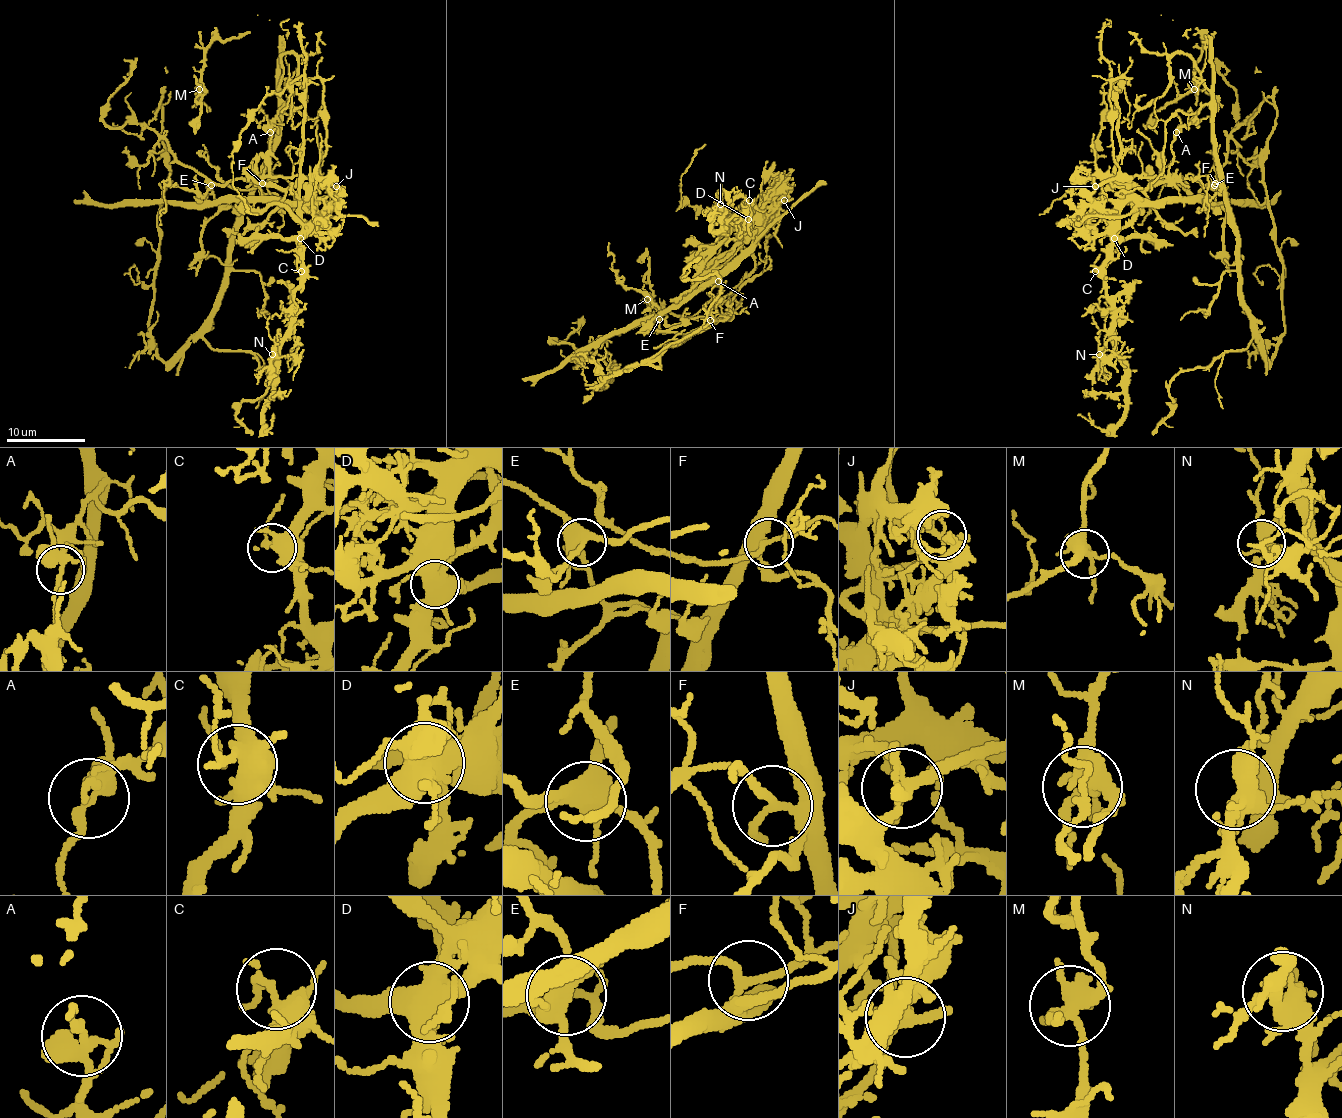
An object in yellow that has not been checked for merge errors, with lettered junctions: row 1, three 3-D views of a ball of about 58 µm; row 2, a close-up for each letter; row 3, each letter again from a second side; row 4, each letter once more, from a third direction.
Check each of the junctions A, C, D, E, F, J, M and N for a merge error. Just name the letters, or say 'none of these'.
A, D, E, J

